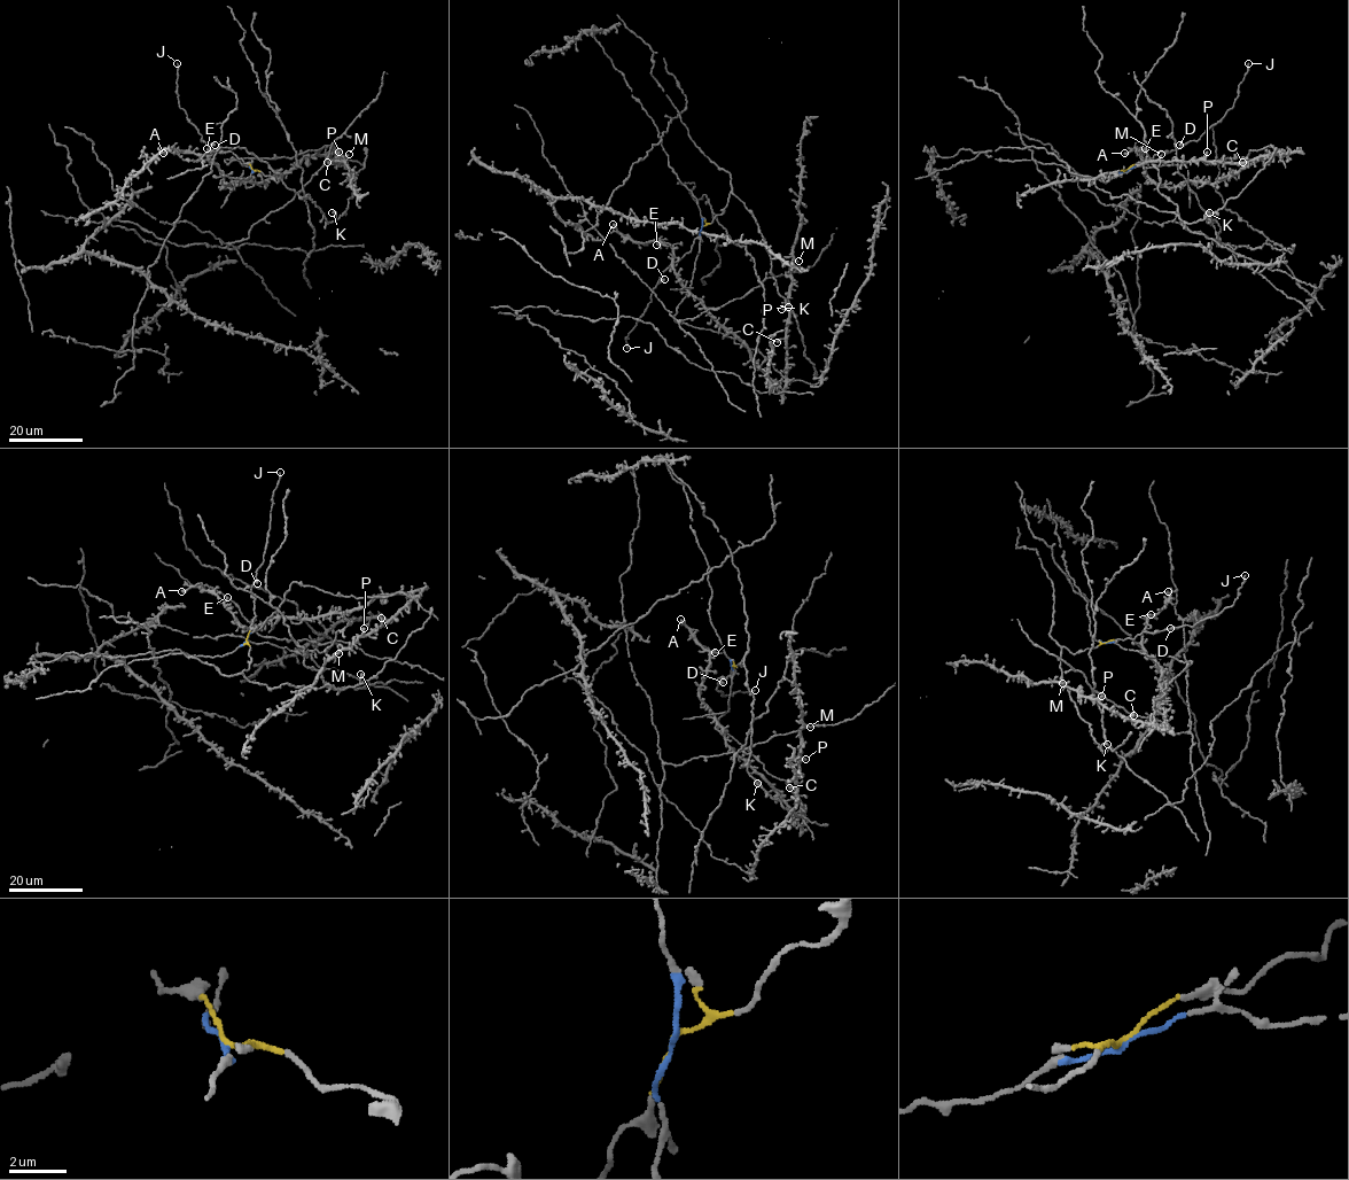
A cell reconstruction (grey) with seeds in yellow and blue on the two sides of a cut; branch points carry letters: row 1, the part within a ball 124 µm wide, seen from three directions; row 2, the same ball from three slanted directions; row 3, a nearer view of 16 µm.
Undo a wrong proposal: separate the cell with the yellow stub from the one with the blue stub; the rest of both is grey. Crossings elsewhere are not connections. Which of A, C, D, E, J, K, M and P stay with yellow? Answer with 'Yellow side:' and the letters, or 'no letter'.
Yellow side: D, J, K

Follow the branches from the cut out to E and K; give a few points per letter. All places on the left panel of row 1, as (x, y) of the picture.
E: (252, 170), (224, 161), (335, 150), (259, 183), (226, 187), (208, 148)
K: (252, 170), (277, 183), (280, 178), (301, 196), (309, 195), (328, 224), (335, 219), (332, 212)

